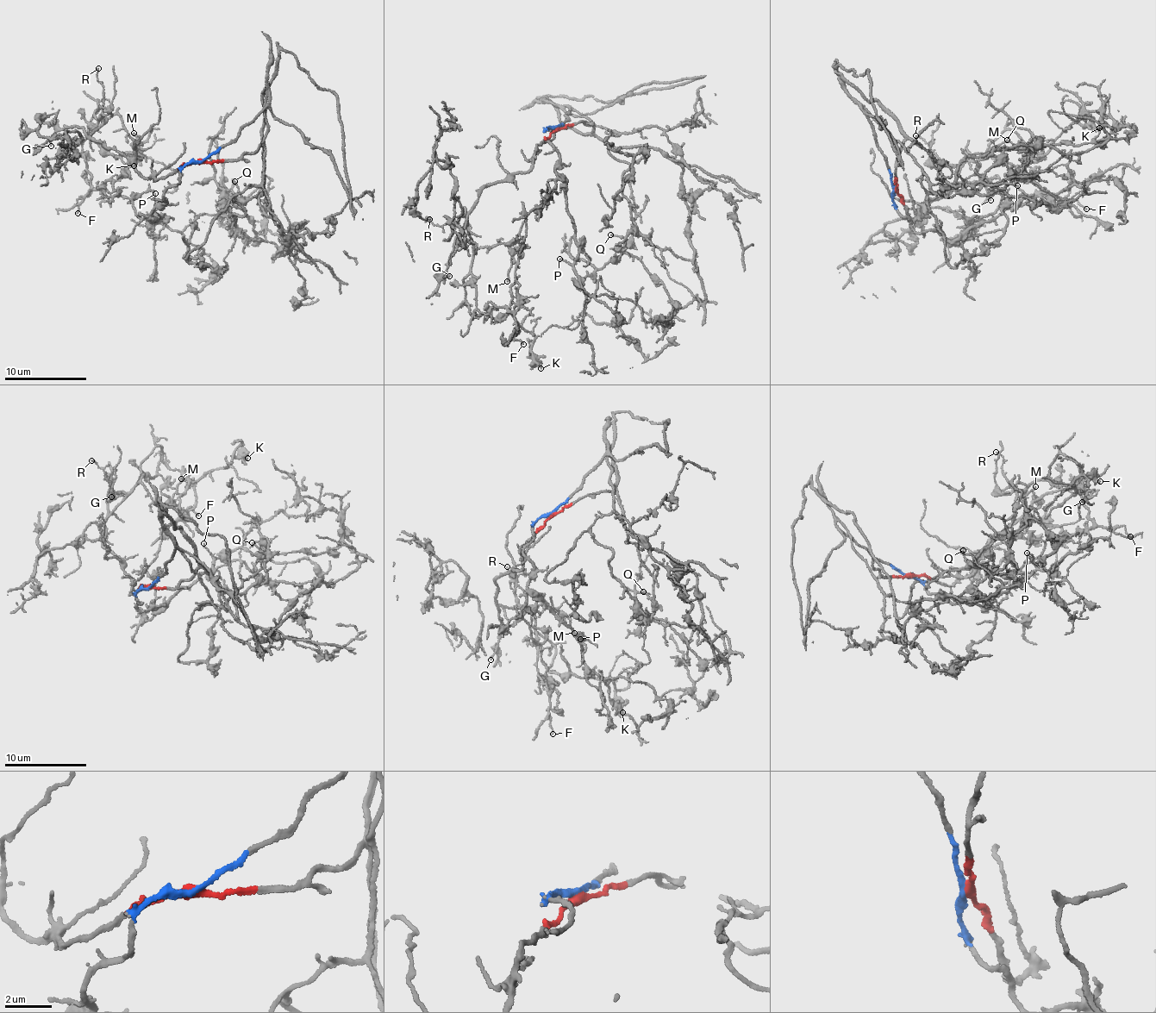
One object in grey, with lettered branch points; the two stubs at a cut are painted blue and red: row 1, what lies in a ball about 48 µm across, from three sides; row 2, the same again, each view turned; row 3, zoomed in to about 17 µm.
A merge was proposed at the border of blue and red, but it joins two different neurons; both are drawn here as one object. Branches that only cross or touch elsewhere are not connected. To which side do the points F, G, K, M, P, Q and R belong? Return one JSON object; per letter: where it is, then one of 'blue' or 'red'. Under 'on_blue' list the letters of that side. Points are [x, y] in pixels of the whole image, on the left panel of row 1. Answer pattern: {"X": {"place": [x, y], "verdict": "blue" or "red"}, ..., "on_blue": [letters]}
{"F": {"place": [78, 213], "verdict": "blue"}, "G": {"place": [51, 146], "verdict": "red"}, "K": {"place": [134, 165], "verdict": "red"}, "M": {"place": [134, 133], "verdict": "red"}, "P": {"place": [155, 193], "verdict": "blue"}, "Q": {"place": [234, 181], "verdict": "red"}, "R": {"place": [98, 68], "verdict": "red"}, "on_blue": ["F", "P"]}

